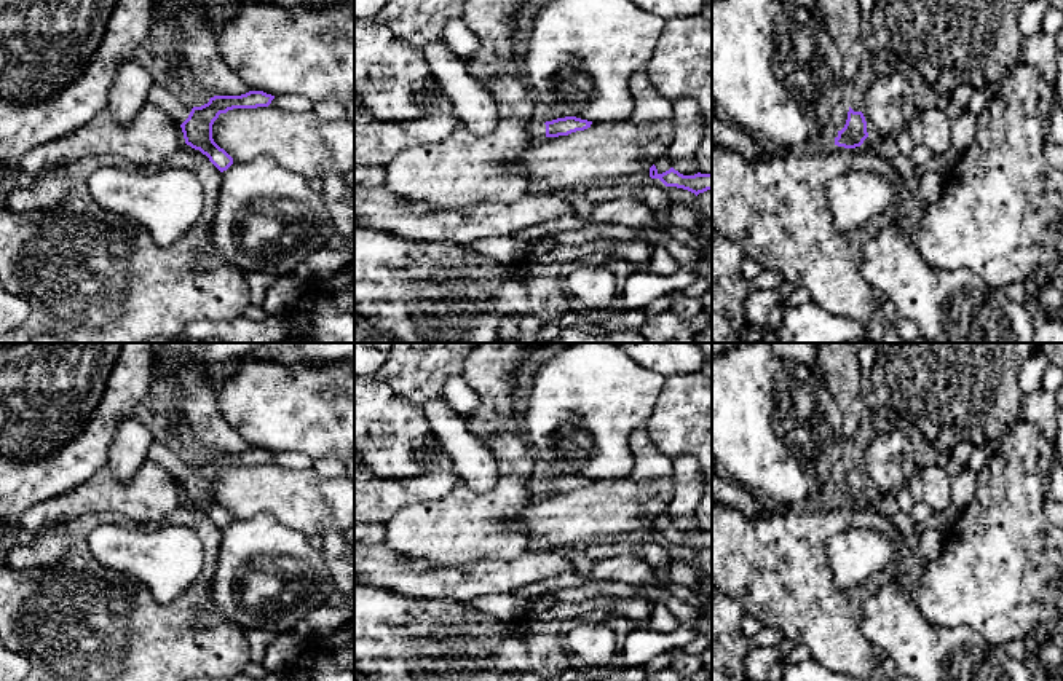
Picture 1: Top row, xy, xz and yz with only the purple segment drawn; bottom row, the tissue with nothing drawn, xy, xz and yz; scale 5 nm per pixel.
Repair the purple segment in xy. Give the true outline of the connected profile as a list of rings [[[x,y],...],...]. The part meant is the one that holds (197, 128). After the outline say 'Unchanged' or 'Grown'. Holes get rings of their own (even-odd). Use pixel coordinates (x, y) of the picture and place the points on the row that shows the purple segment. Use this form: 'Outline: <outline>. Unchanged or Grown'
Outline: [[[160,78],[148,91],[147,102],[168,112],[182,128],[185,144],[195,150],[200,150],[209,158],[209,161],[220,171],[227,171],[233,164],[233,158],[220,148],[212,139],[212,124],[220,113],[227,113],[233,108],[257,108],[268,107],[275,96],[263,91],[249,91],[241,96],[214,96],[207,104],[193,107],[192,102],[169,81]]]. Grown

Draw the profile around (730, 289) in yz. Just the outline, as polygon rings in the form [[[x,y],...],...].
[[[712,223],[712,343],[744,343],[747,324],[745,301],[755,290],[742,274],[745,249],[728,236],[721,236]]]

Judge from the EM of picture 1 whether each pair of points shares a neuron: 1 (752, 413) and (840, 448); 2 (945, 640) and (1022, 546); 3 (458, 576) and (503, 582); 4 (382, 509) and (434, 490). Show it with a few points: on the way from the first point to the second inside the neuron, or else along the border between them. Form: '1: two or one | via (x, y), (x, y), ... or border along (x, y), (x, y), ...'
1: one | via (774, 436), (782, 444), (817, 444)
2: two | border along (920, 613), (939, 625), (968, 625), (988, 643)
3: one | via (470, 579), (492, 579)
4: one | via (395, 496), (410, 490), (422, 490)

